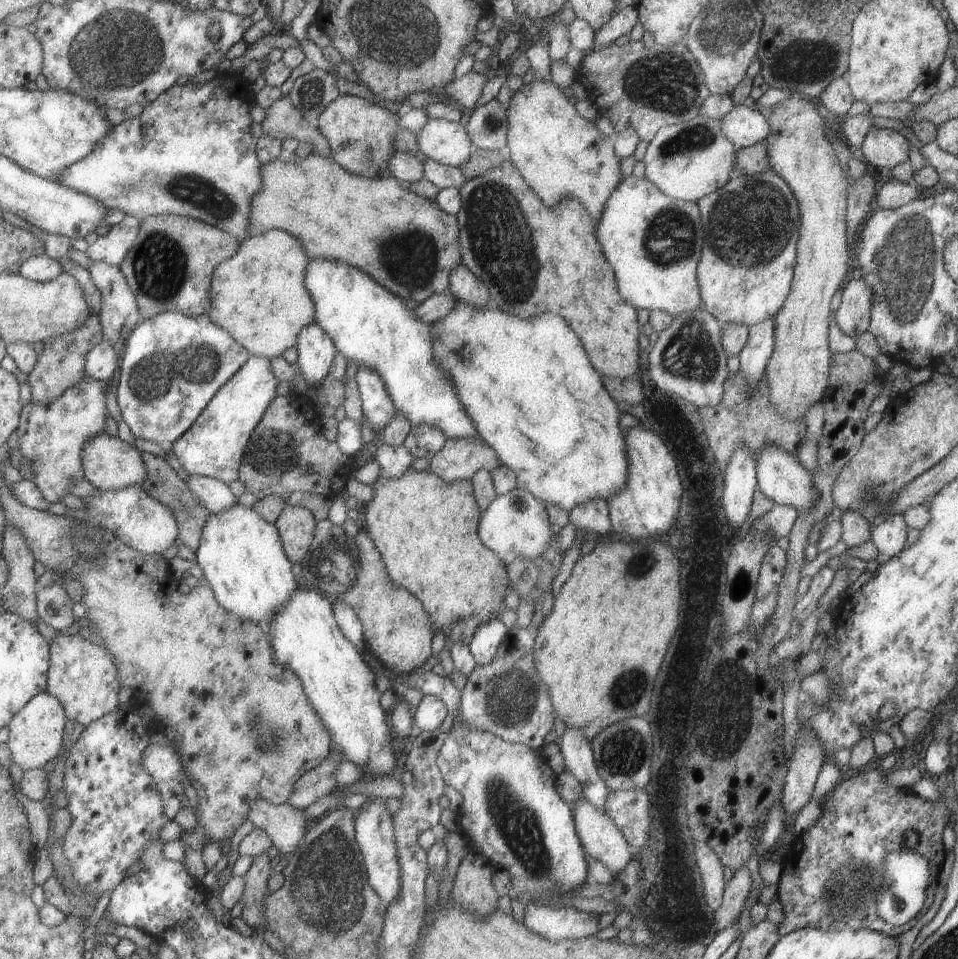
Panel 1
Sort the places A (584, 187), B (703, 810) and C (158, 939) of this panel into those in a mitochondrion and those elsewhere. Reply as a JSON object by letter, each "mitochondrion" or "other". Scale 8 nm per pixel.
{"A":"other","B":"other","C":"other"}

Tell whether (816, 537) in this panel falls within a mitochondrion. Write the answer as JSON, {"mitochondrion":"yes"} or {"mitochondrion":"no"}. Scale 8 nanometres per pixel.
{"mitochondrion":"no"}

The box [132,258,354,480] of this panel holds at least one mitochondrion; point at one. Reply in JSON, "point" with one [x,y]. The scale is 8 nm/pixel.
{"point":[279,451]}

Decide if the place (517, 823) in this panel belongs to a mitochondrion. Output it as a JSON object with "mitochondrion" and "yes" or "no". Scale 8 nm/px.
{"mitochondrion":"yes"}

